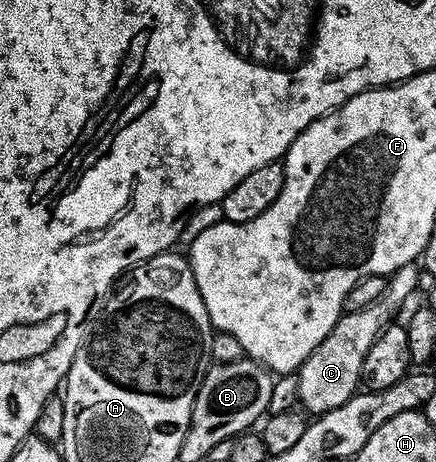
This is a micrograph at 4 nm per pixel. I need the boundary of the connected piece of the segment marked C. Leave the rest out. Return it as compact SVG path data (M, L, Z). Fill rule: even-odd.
M411 264L401 266L386 278L384 292L368 308L360 308L356 312L345 312L337 324L328 332L328 336L308 356L302 369L297 371L298 399L301 409L317 416L332 408L340 408L359 389L362 382L364 356L368 356L368 348L372 348L372 340L391 321L390 318L410 298L410 293L418 290L419 267Z

